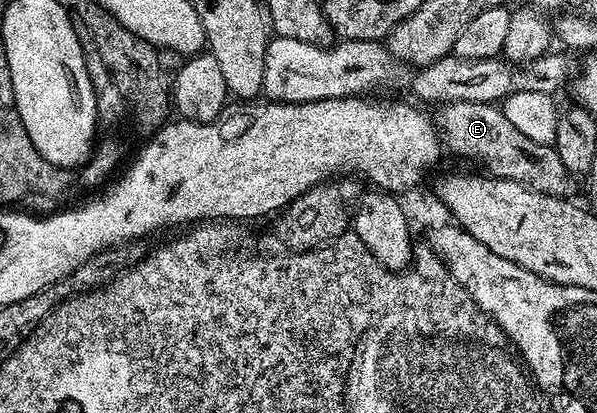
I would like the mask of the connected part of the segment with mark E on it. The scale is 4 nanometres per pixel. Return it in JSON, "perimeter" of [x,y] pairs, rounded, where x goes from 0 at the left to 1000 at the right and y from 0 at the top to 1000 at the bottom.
{"perimeter":[[[765,245],[740,252],[730,269],[735,271],[727,271],[725,295],[740,354],[789,395],[804,395],[817,426],[866,438],[888,462],[933,482],[950,482],[961,467],[965,426],[946,409],[928,354],[886,341],[886,332],[853,303],[846,274],[831,252]]]}

